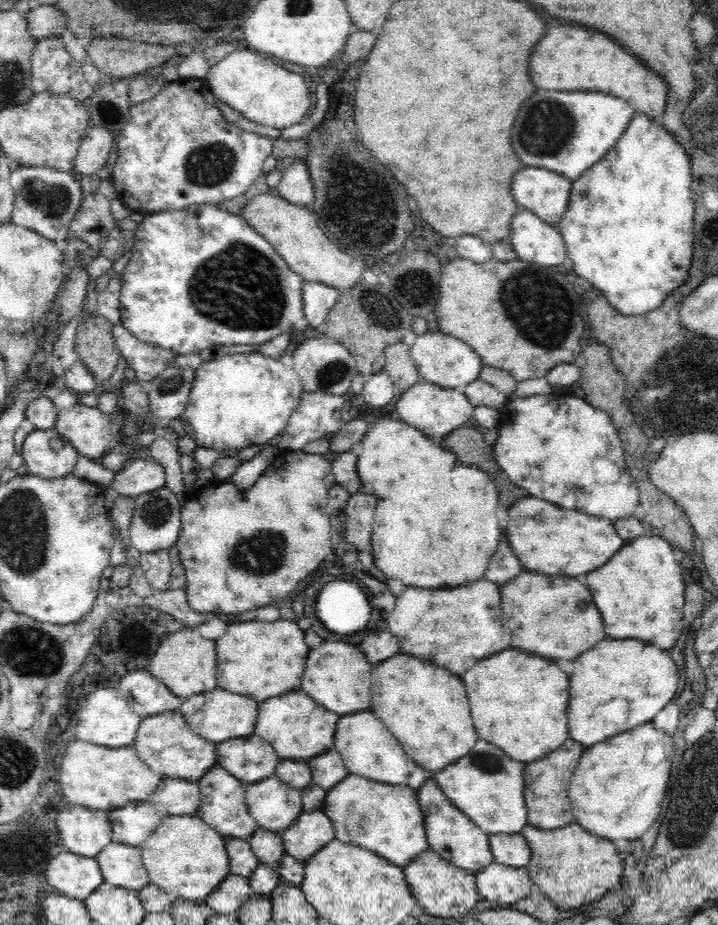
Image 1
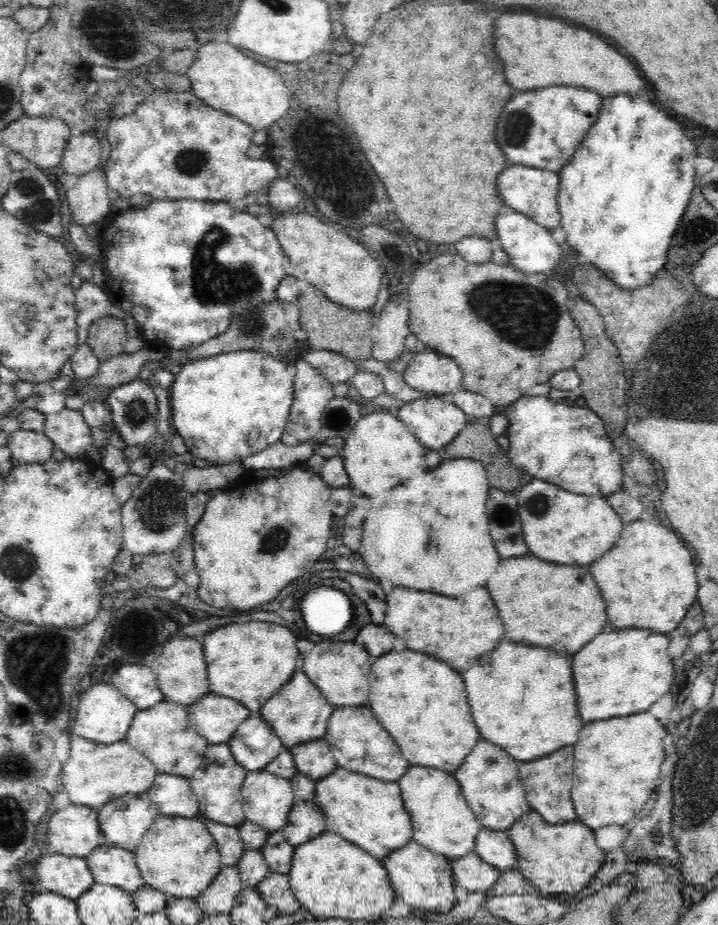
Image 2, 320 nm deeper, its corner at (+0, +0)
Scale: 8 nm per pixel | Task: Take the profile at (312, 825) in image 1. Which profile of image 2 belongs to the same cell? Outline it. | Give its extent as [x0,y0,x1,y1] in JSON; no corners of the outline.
[282,801,325,846]

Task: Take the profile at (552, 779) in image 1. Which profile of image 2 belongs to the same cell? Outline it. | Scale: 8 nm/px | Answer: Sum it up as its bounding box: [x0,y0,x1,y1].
[520,748,576,824]

